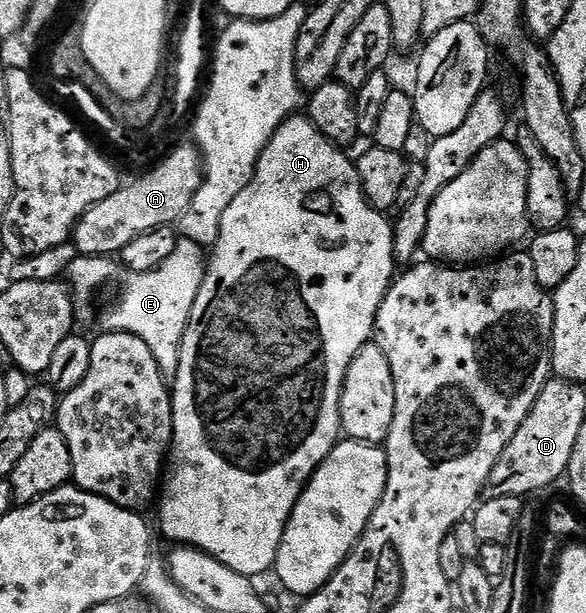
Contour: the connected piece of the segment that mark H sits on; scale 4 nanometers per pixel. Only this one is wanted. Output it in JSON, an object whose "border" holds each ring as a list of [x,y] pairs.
{"border":[[[292,116],[279,125],[263,149],[251,183],[239,193],[233,204],[229,204],[229,208],[225,208],[225,216],[221,216],[219,239],[210,251],[207,275],[201,284],[201,292],[197,292],[197,300],[193,304],[193,312],[189,316],[189,324],[179,349],[179,367],[171,390],[175,437],[171,440],[165,481],[157,502],[159,530],[173,542],[171,544],[195,547],[215,557],[226,568],[252,580],[274,567],[283,533],[297,500],[306,490],[315,469],[331,455],[340,441],[339,401],[347,369],[360,348],[372,341],[375,317],[397,274],[392,223],[368,204],[359,173],[355,171],[355,163],[343,154],[346,153],[340,147],[334,146],[329,139],[321,136],[321,132],[317,132],[315,125],[306,116]]]}

